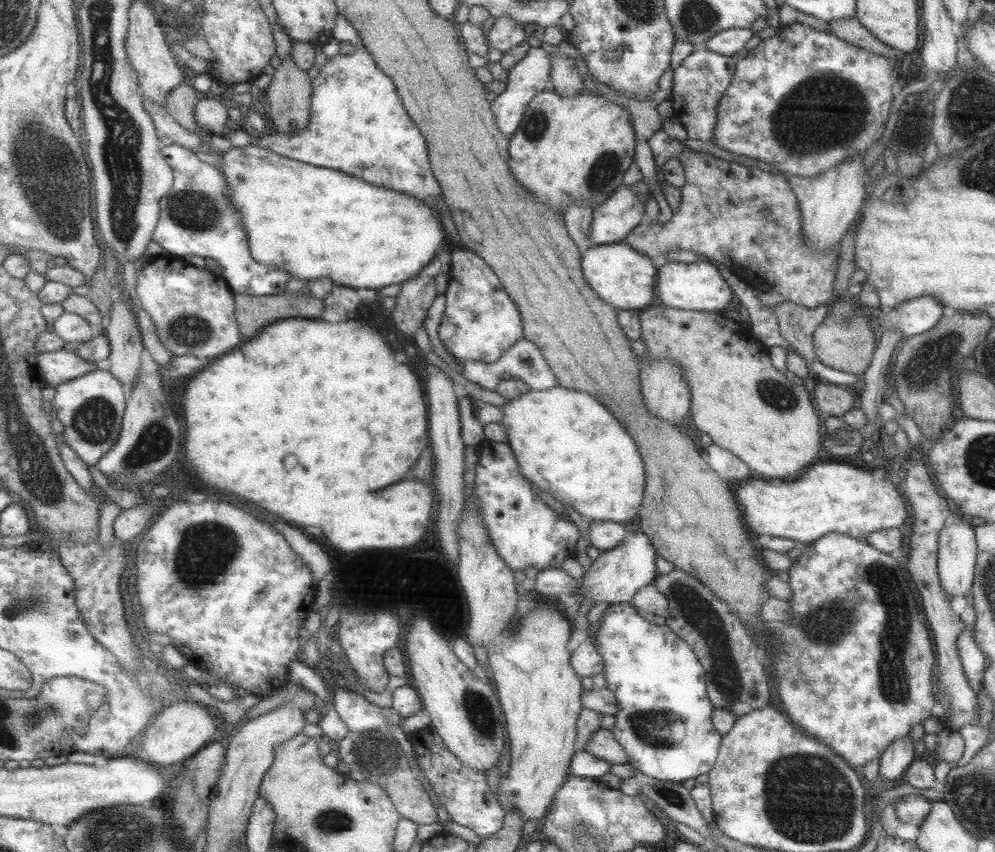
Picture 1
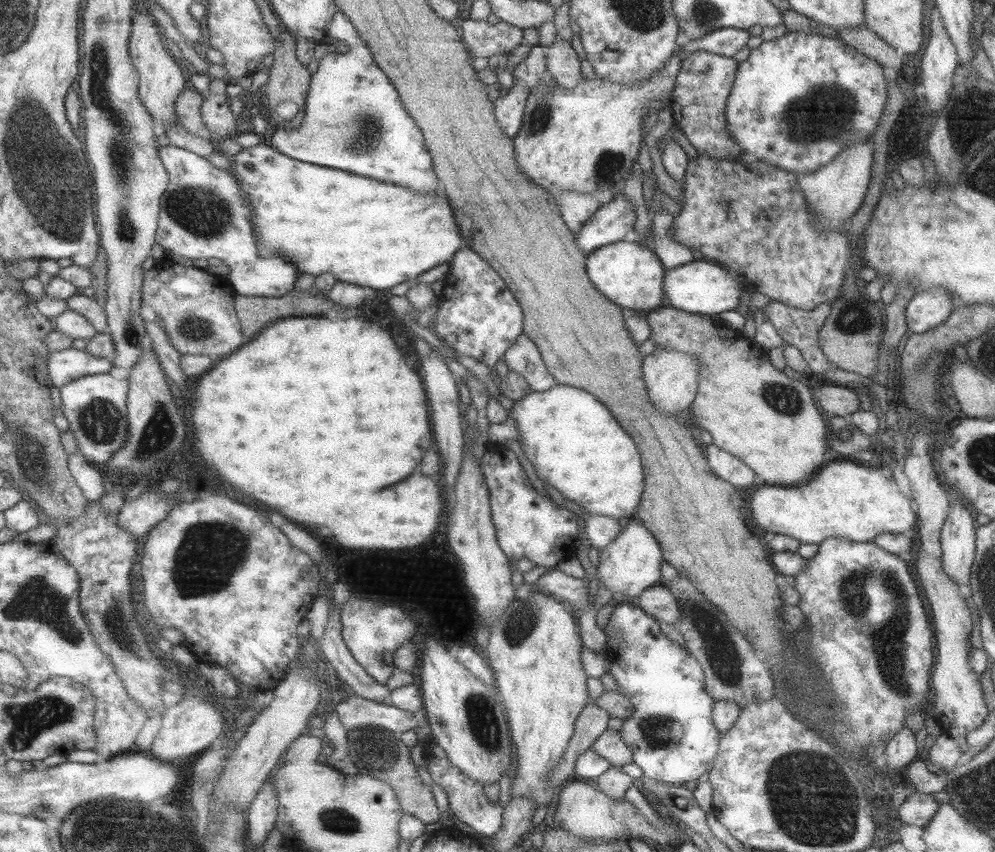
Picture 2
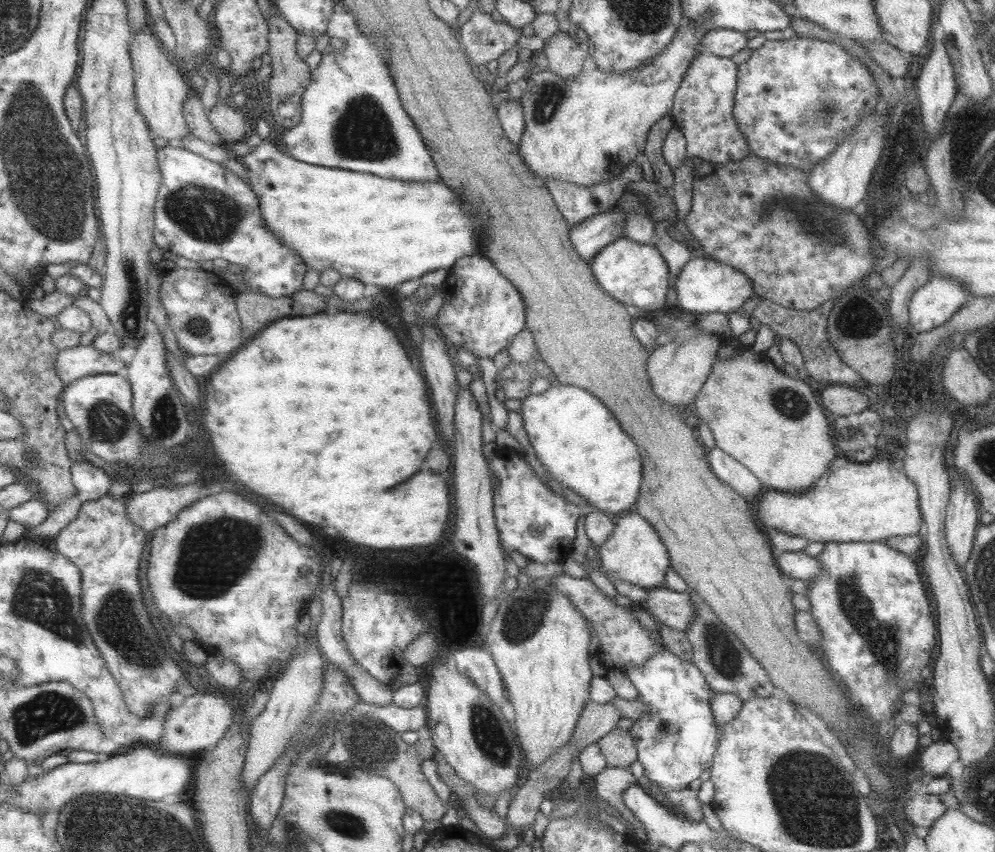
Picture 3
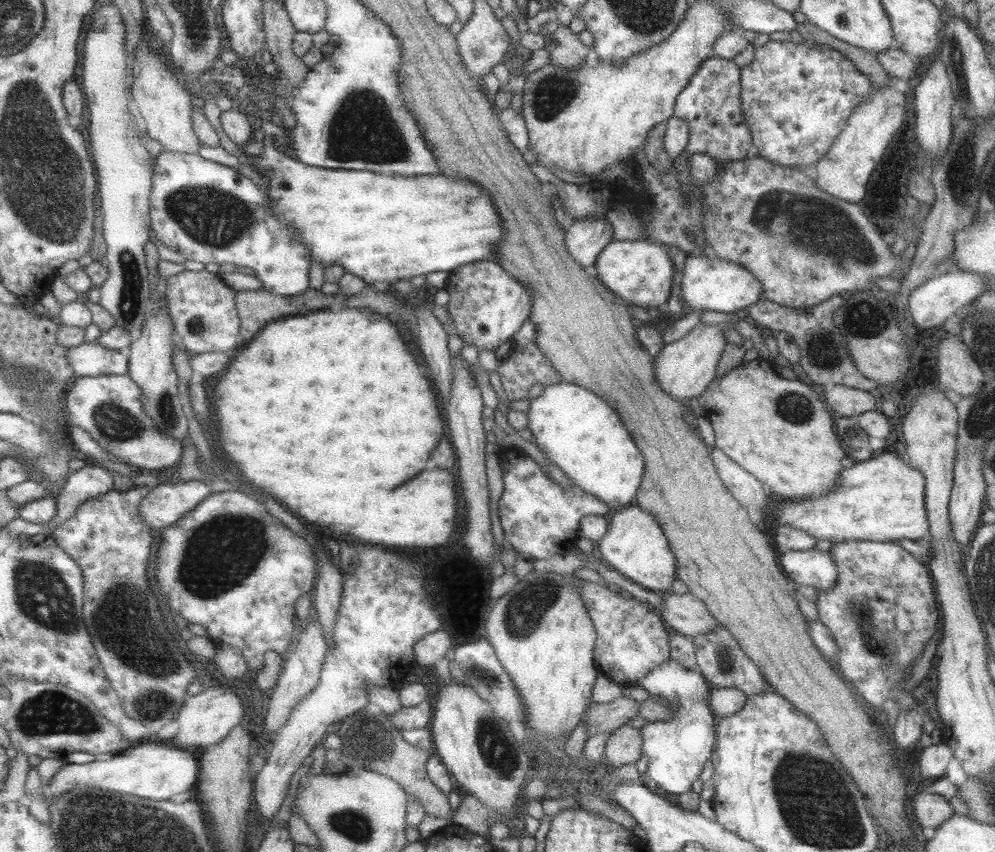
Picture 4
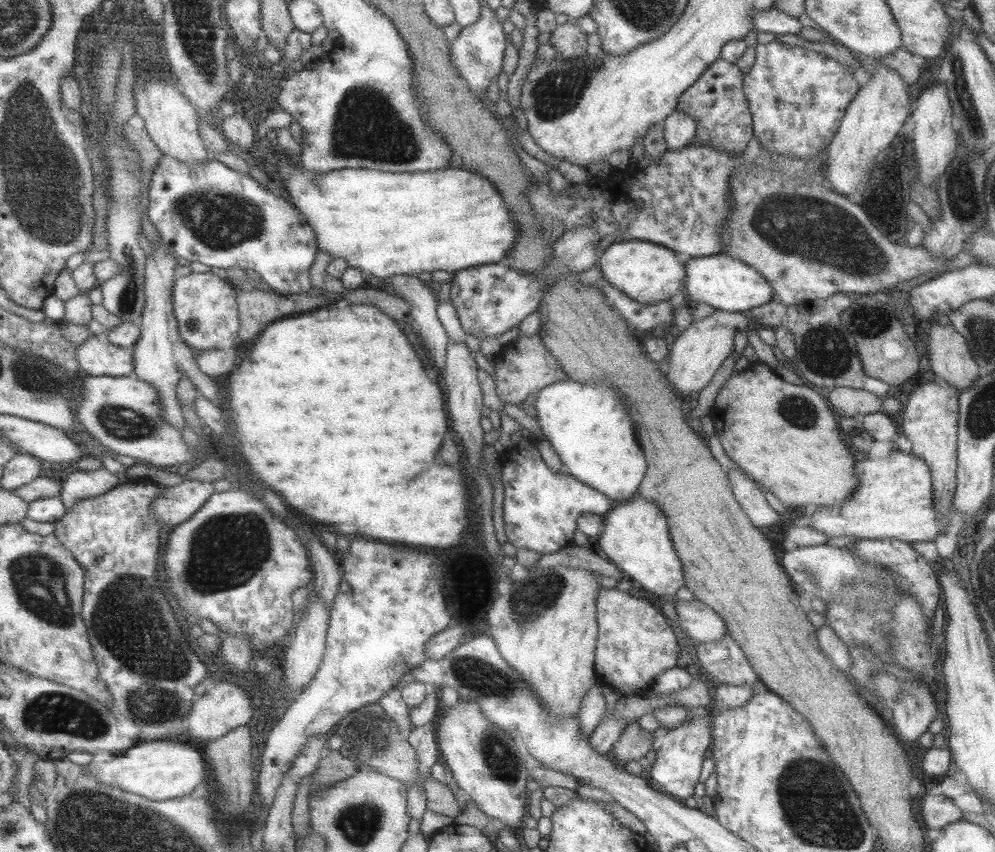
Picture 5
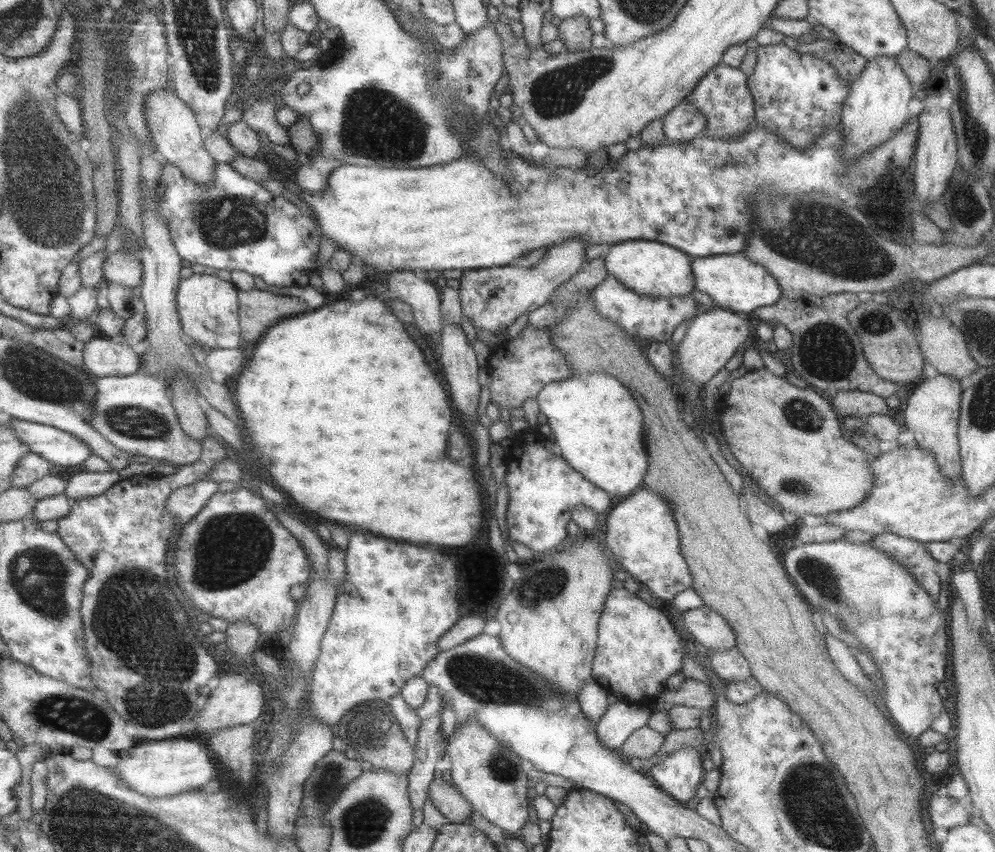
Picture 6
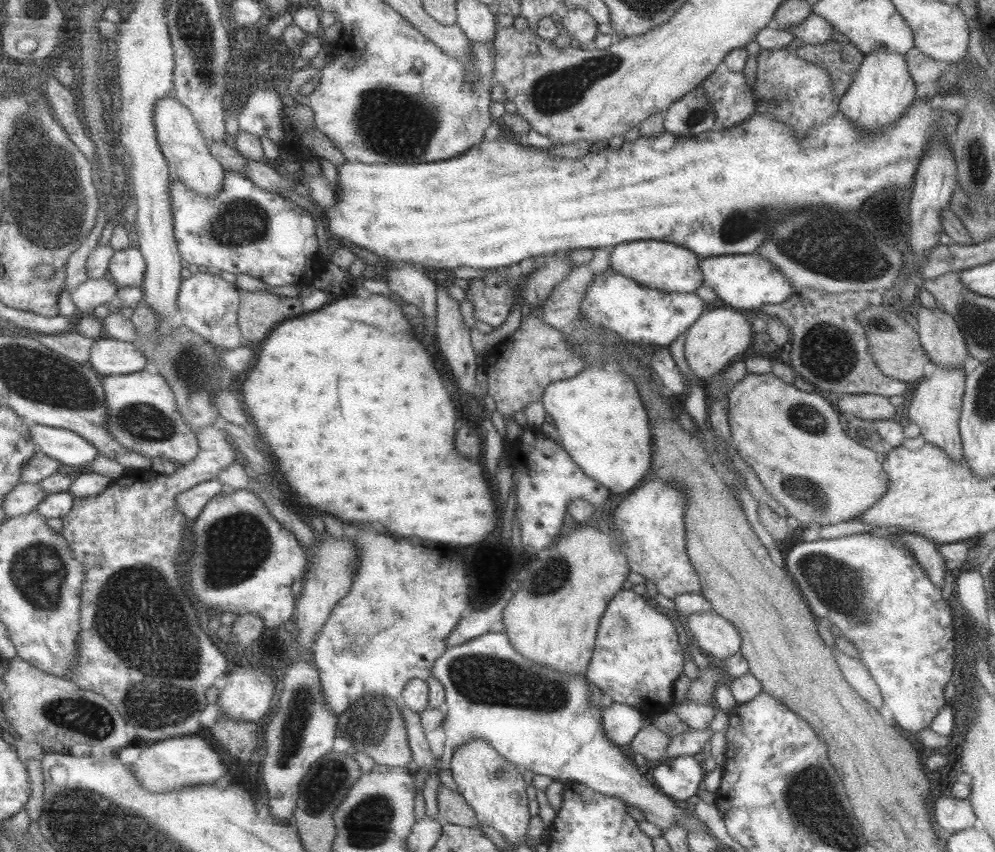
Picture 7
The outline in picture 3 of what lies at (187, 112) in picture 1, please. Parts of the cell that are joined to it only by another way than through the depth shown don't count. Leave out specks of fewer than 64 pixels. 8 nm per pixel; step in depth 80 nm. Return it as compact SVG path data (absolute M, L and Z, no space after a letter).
M191 91L189 98L184 104L185 117L187 117L187 125L190 126L191 132L200 139L206 140L213 144L223 144L224 138L219 134L211 123L208 116L208 110L201 102L200 92Z

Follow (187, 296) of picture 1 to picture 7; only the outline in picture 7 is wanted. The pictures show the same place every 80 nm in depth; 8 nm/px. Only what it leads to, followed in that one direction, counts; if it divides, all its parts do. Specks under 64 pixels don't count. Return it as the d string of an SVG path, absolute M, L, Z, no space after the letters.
M199 269L195 274L183 281L179 296L178 310L182 316L182 324L194 330L205 340L219 346L223 351L239 348L246 344L240 327L240 308L242 304L241 290L235 283L223 280L219 274Z

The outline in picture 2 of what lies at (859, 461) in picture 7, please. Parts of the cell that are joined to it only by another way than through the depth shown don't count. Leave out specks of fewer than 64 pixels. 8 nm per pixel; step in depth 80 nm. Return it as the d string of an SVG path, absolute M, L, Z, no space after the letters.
M655 307L650 311L643 313L646 317L646 323L649 327L650 333L648 339L653 342L656 349L664 348L665 350L675 350L677 352L684 352L685 354L692 354L693 358L697 361L697 376L696 376L696 393L693 402L690 404L688 413L693 417L694 426L699 427L702 430L706 430L710 436L712 443L718 446L723 452L735 456L738 460L741 460L753 473L761 477L765 485L771 486L801 486L801 484L807 484L813 474L823 468L823 454L825 454L825 431L826 421L824 420L824 414L819 414L815 406L813 405L813 398L811 398L811 392L809 386L802 384L798 379L789 379L782 370L775 368L770 360L767 358L767 351L763 347L758 347L750 339L745 337L741 330L737 332L731 327L727 327L724 323L715 320L713 316L704 315L701 313L685 312L673 307Z

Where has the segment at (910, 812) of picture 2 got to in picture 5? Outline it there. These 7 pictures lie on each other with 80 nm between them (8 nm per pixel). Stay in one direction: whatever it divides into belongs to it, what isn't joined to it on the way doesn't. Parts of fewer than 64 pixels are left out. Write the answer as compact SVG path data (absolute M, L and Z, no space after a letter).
M938 793L925 794L921 800L921 816L927 828L942 829L961 818L961 811L952 799Z

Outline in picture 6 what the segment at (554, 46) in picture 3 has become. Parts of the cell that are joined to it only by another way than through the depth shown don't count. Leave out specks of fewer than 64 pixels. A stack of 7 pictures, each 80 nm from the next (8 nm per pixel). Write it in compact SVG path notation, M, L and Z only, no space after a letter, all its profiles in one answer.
M575 16L561 20L561 23L556 26L559 34L557 39L563 41L565 51L577 53L590 50L592 32L587 24L587 18Z

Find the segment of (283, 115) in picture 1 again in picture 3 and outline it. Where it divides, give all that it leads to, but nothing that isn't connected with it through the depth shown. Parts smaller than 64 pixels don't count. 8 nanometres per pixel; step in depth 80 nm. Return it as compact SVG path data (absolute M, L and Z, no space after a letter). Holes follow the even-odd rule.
M270 10L270 50L268 55L271 56L271 67L273 72L268 82L270 85L269 97L271 98L271 106L273 107L272 122L277 120L277 125L285 126L285 129L295 128L303 119L303 97L306 88L310 84L312 76L312 68L310 64L303 60L303 57L298 54L298 29L293 28L287 18L283 17L283 13L279 10ZM281 104L293 104L295 106L294 116L290 119L283 118L283 114L279 114L279 106Z

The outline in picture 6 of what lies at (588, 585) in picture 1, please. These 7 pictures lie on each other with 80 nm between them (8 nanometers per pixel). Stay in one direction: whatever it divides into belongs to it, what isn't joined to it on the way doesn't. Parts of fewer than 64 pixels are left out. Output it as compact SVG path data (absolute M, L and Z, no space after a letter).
M640 488L605 515L605 537L602 542L606 550L612 552L620 568L637 583L643 584L649 593L670 604L675 594L690 588L692 578L679 552L677 525L673 521L671 507L663 497Z

